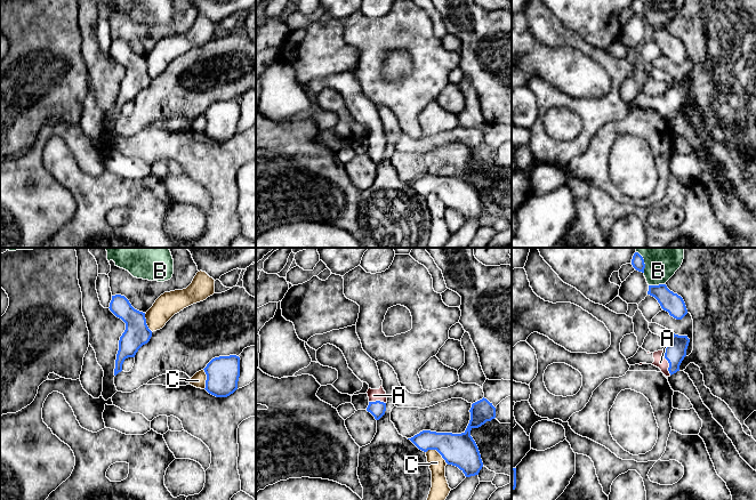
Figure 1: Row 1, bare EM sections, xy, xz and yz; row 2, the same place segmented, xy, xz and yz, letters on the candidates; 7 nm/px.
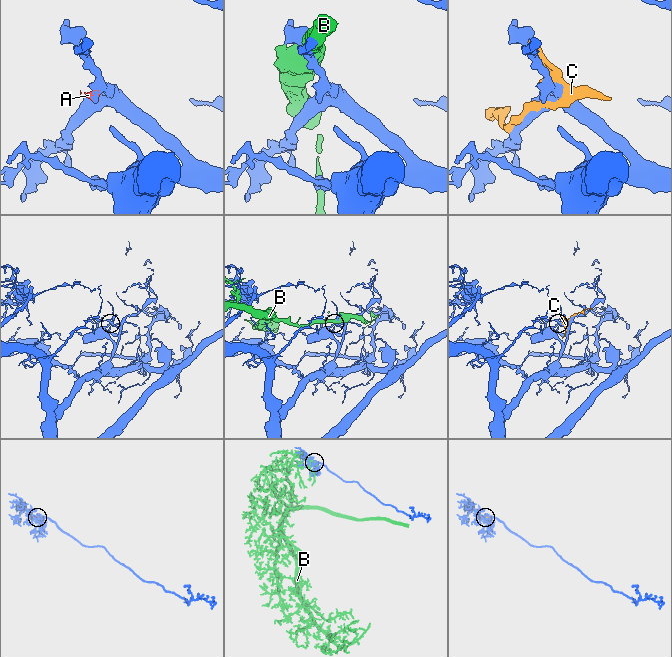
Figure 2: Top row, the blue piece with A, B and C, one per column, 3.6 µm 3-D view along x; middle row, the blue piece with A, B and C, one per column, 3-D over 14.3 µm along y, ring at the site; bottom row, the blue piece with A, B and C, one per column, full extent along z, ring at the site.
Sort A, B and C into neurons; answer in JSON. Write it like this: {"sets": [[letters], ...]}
{"sets": [["A"], ["B"], ["C"]]}

